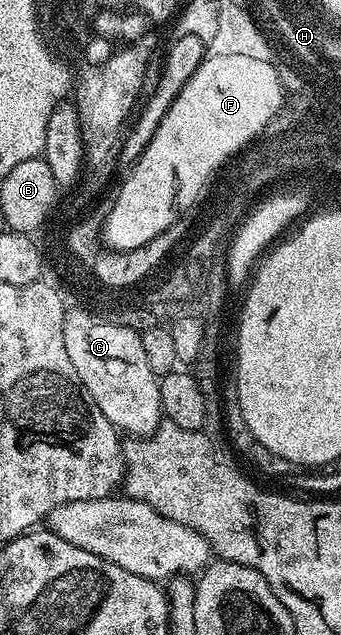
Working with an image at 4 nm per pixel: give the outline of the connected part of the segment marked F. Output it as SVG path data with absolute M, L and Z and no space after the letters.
M220 52L214 54L203 59L176 98L172 100L167 114L144 147L143 153L122 179L123 187L120 188L119 195L114 195L112 210L108 213L106 225L101 233L102 241L104 243L107 241L112 251L141 248L159 233L169 229L175 214L179 214L179 210L183 210L183 206L187 206L191 198L200 194L200 189L204 186L203 178L211 174L211 166L216 166L219 158L231 154L231 150L235 150L235 146L239 146L239 142L243 142L247 134L255 134L255 130L259 130L259 126L263 126L263 122L271 118L271 110L279 106L279 82L275 82L275 73L267 70L267 66L259 57Z

